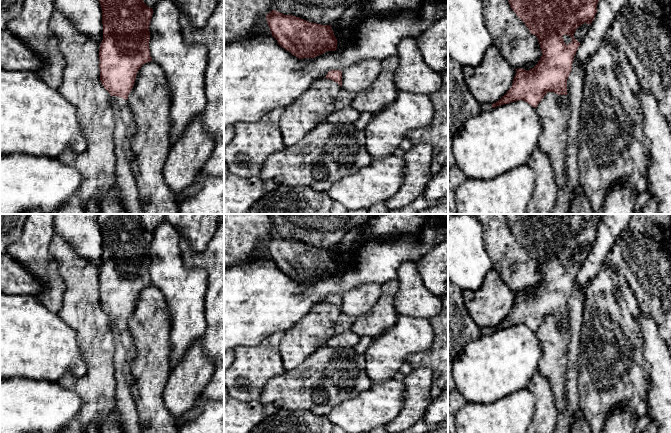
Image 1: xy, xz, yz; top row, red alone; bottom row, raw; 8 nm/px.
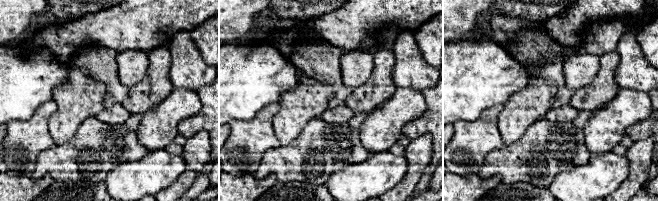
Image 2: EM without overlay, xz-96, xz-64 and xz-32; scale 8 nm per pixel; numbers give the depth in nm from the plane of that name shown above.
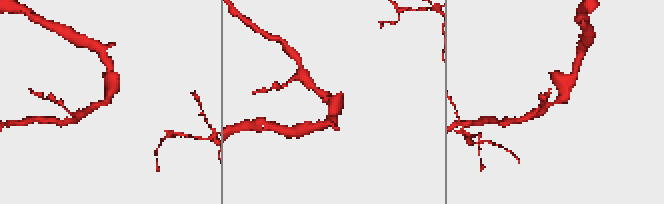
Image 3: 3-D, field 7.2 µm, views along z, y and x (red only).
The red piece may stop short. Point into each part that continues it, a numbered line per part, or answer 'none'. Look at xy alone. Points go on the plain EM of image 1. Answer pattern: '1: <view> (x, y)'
1: xy (125, 351)

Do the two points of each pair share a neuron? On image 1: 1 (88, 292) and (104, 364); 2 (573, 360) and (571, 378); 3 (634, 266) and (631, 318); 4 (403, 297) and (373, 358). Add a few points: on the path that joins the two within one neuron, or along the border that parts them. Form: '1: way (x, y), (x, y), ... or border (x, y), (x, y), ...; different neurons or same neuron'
1: way (88, 310), (88, 320), (94, 328), (98, 346); same neuron
2: way (573, 364), (572, 374); same neuron
3: border (618, 273), (628, 283), (641, 312); different neurons
4: way (404, 312), (404, 327), (388, 343); same neuron

